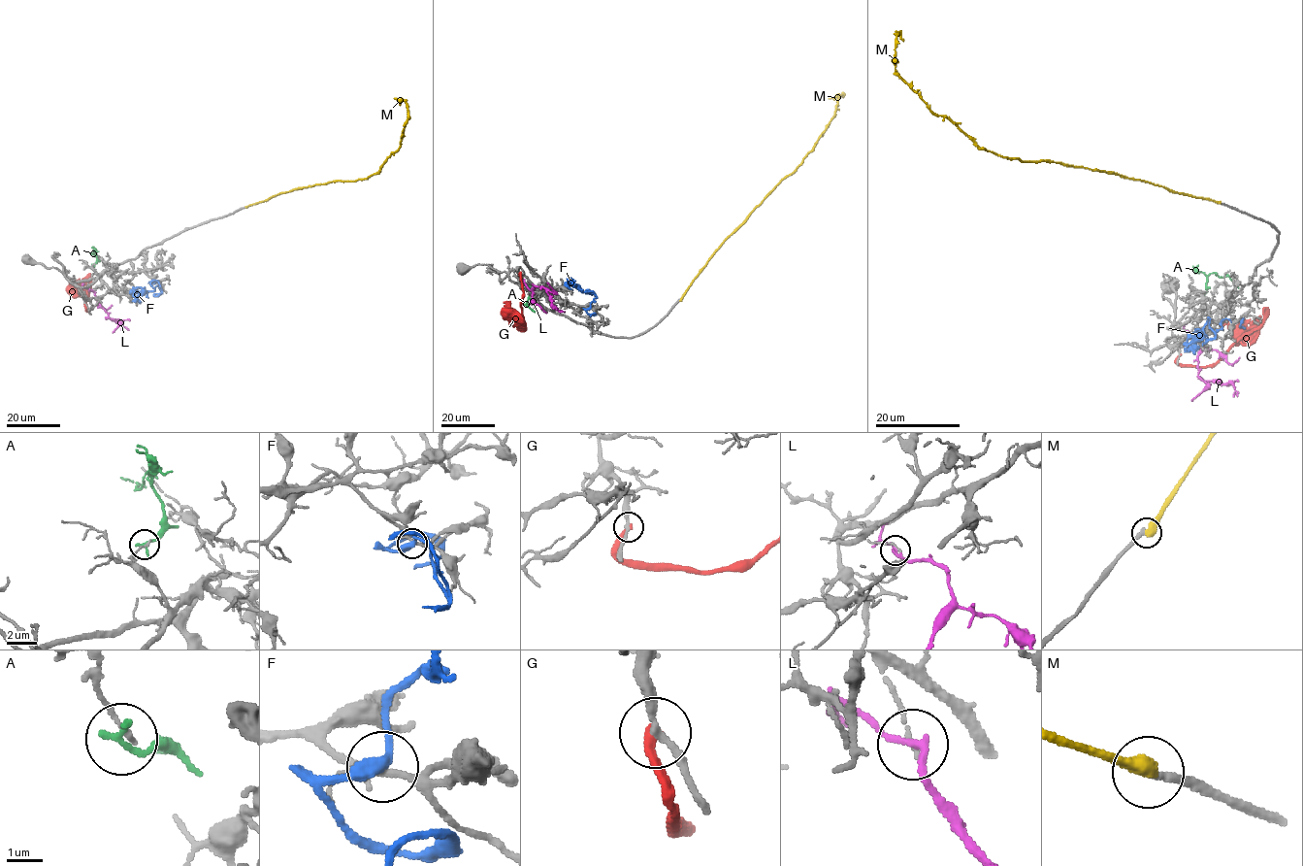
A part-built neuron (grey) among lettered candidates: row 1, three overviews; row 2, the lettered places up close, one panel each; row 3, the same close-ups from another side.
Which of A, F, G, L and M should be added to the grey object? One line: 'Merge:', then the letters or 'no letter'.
Merge: M

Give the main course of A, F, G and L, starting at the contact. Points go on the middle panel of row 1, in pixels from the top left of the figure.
A: (528, 291), (532, 292), (527, 305), (535, 312)
F: (590, 308), (596, 298), (594, 293), (570, 285), (569, 287), (572, 289)
G: (519, 275), (524, 324), (513, 319), (504, 302)
L: (523, 280), (531, 289), (543, 286), (551, 303), (563, 312)

